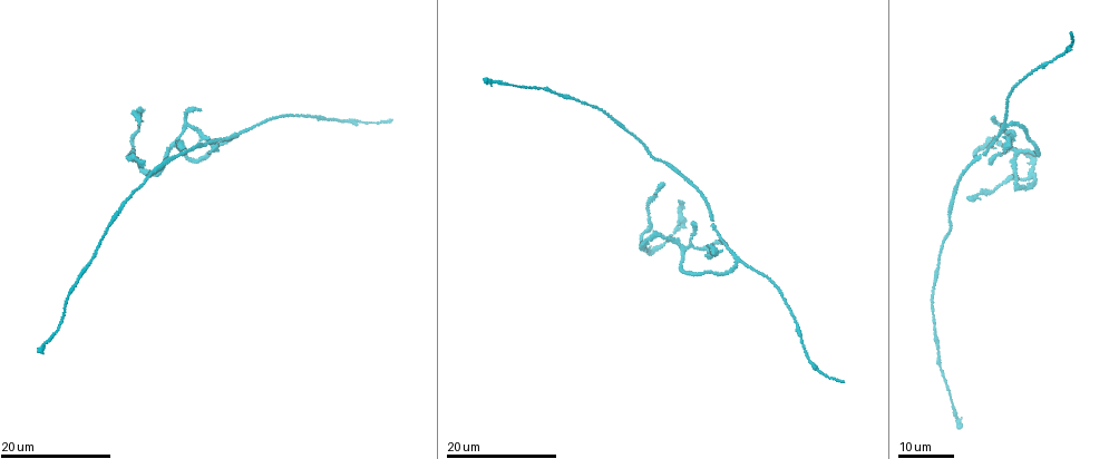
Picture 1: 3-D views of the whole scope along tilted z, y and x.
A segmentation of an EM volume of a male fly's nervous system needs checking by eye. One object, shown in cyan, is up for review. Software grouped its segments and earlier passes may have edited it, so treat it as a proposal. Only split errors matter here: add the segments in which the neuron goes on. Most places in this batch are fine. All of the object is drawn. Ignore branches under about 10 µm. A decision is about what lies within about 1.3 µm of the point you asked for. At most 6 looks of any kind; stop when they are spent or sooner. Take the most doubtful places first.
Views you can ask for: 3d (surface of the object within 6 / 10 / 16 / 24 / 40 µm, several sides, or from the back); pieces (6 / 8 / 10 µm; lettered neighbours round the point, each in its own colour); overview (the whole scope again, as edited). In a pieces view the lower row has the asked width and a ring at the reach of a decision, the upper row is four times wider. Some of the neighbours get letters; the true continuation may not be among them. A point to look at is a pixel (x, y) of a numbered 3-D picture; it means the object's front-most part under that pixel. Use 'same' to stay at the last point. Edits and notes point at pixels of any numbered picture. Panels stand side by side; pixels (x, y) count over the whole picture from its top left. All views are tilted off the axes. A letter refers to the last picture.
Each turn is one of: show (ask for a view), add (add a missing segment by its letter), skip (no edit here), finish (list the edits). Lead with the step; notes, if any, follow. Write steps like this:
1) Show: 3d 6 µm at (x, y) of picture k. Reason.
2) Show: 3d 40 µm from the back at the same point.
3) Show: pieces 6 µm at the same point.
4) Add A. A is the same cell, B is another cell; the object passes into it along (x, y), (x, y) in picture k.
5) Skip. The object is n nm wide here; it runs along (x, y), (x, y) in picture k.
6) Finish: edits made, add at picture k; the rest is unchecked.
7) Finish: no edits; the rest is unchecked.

Show: 3d 16 µm at (844, 383) of picture 1.

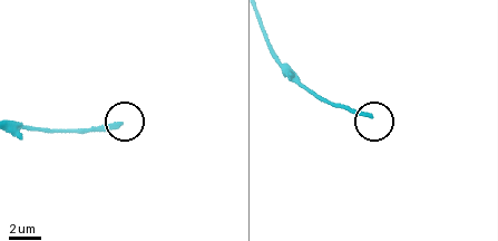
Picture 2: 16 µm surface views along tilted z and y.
Show: pieces 10 µm at (120, 124) of picture 2.

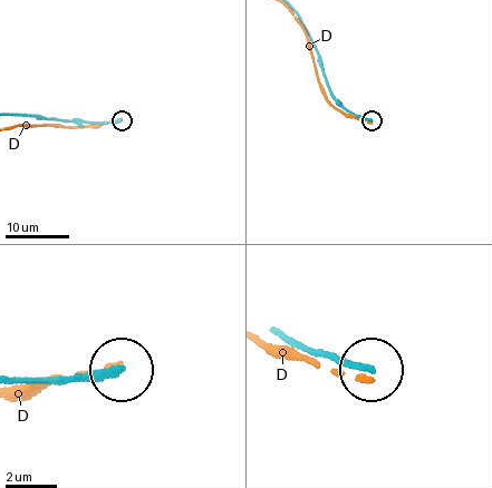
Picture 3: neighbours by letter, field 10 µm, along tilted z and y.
Skip. D is another cell; it runs along (16, 378), (117, 373) in picture 3; none of them fits.

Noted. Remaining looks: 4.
Show: 3d 24 µm at (678, 200) of picture 1. Free end.

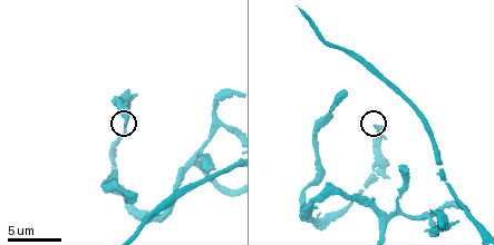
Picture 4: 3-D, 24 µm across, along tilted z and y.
Show: pieces 6 µm at (374, 126) of picture 4.

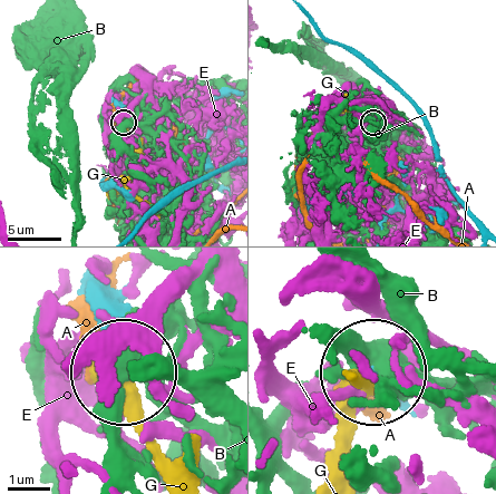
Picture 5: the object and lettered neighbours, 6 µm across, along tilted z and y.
Skip. A, B, E and G are other cells; no lettered segment goes on from it.

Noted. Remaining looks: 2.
Show: 3d 16 µm at (995, 118) of picture 1. An open end.

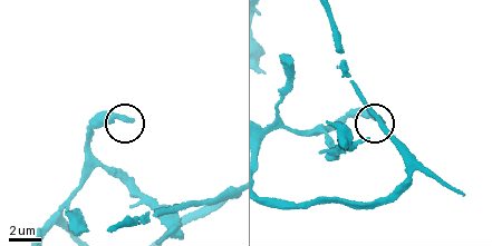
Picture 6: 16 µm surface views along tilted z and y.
Show: pieces 8 µm at (132, 120) of picture 6.

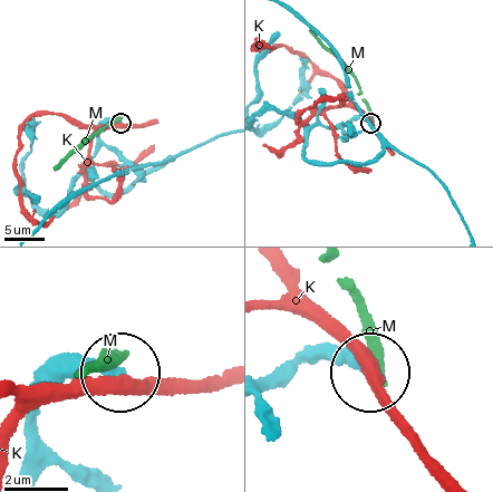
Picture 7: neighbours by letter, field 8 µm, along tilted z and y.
Skip. K and M are other cells; no lettered segment goes on from it.

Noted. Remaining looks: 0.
Finish: no edits; the rest is unchecked.

